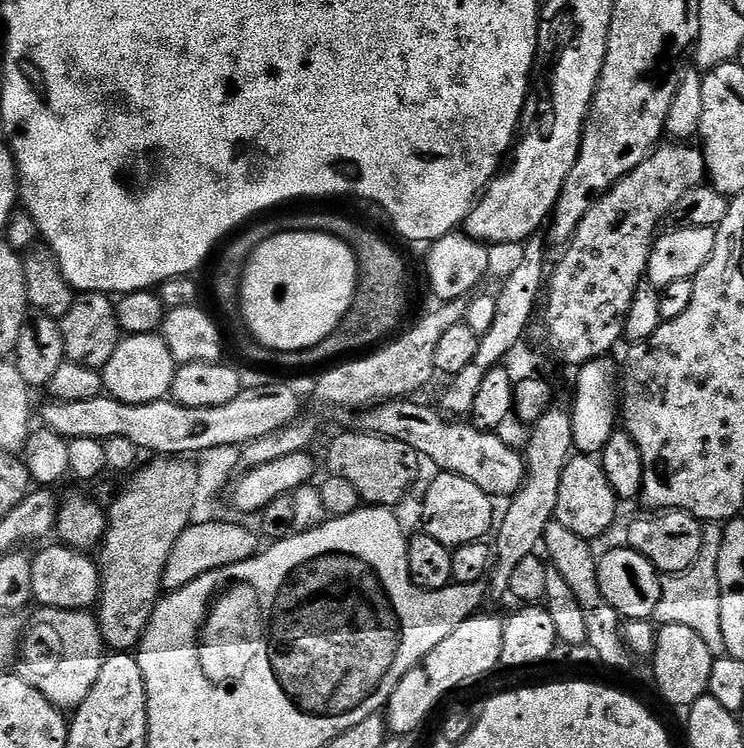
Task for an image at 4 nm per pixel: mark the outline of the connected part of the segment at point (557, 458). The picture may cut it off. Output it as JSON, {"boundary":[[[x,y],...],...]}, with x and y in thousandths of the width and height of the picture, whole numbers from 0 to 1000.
{"boundary":[[[762,544],[738,545],[734,553],[728,553],[728,559],[723,559],[720,567],[714,568],[712,578],[715,584],[710,588],[710,604],[707,603],[704,647],[692,663],[681,670],[683,680],[673,695],[671,691],[669,705],[664,711],[667,722],[664,721],[664,753],[659,766],[660,795],[663,791],[667,797],[681,798],[685,771],[691,769],[691,762],[708,743],[716,742],[727,731],[734,703],[747,689],[750,650],[755,644],[758,626],[772,604],[769,553]]]}

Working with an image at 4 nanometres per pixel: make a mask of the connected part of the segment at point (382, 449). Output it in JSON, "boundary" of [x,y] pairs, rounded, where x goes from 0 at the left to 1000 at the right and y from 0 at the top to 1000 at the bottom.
{"boundary":[[[483,575],[454,582],[445,591],[438,612],[442,632],[476,646],[485,670],[499,678],[531,678],[560,642],[567,622],[567,612],[546,592]]]}

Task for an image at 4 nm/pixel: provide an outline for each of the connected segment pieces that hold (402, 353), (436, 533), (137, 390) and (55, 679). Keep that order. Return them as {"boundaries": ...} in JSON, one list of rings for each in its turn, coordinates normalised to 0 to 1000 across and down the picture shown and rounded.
{"boundaries":[[[[608,398],[593,406],[597,408],[573,421],[538,452],[531,451],[523,456],[524,460],[512,461],[488,475],[492,476],[489,479],[473,479],[448,488],[449,492],[438,496],[425,513],[422,527],[426,535],[454,545],[487,548],[509,539],[560,528],[559,524],[586,503],[583,469],[589,465],[590,453],[605,437],[622,432],[629,408],[621,398]]],[[[591,631],[575,647],[575,654],[570,658],[570,701],[569,710],[578,714],[578,719],[589,719],[589,725],[594,725],[601,733],[609,735],[620,733],[622,727],[630,727],[638,722],[651,722],[652,718],[663,710],[664,690],[661,695],[661,674],[663,664],[656,663],[642,650],[637,650],[637,644],[632,644],[626,639],[621,639],[616,634],[605,634],[603,631]]],[[[168,448],[159,468],[153,468],[153,479],[148,479],[137,495],[140,517],[144,528],[156,535],[171,540],[200,540],[222,533],[230,525],[238,491],[237,481],[228,473],[228,463],[223,463],[219,449]]],[[[59,813],[42,825],[40,833],[30,852],[31,902],[77,947],[106,947],[132,912],[142,881],[142,862],[130,825],[118,816]]]]}

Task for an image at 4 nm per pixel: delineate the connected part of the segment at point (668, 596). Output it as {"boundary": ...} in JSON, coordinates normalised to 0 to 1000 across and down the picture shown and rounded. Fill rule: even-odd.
{"boundary":[[[972,699],[946,701],[944,735],[938,735],[933,757],[891,771],[887,782],[887,803],[879,825],[883,836],[927,837],[927,842],[933,842],[933,848],[940,848],[944,858],[954,864],[958,878],[972,877],[976,873],[976,853],[970,853],[970,799],[965,783],[965,741],[970,735],[972,718]]]}

